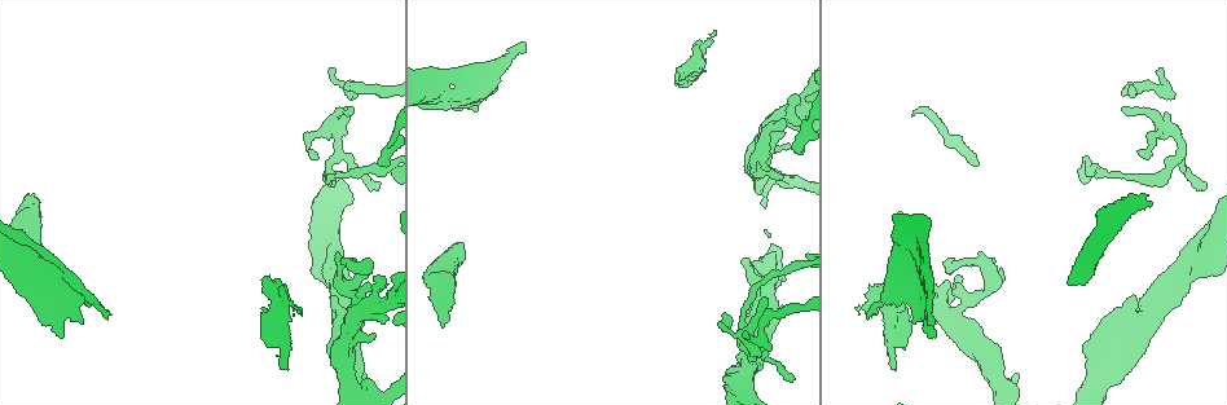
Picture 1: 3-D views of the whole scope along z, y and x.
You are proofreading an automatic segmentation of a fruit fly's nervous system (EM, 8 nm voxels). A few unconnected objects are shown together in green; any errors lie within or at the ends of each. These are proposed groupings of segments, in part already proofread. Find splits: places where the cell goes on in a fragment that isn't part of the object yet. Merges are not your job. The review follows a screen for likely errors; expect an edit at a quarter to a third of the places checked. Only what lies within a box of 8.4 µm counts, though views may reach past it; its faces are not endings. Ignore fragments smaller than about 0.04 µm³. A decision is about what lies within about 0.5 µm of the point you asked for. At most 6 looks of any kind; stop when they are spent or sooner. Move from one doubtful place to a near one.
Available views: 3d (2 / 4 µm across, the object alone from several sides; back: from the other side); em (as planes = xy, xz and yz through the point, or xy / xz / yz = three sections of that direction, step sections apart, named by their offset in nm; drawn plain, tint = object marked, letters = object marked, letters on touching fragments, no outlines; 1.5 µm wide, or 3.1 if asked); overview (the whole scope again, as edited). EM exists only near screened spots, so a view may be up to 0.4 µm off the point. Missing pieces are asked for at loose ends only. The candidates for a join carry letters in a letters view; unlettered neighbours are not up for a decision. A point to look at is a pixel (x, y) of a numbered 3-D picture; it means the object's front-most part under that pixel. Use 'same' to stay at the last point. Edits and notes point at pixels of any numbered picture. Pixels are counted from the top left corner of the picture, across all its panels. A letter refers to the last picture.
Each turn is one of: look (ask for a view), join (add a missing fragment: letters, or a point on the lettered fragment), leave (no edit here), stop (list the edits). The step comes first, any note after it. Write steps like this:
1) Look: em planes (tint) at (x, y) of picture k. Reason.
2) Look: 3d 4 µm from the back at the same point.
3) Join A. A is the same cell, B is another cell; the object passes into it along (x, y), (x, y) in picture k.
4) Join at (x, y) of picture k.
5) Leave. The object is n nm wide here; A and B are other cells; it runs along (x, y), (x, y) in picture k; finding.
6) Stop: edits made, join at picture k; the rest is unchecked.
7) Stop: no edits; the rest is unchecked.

Look: 3d 4 µm from the back at (526, 49) of picture 1. Long arm stops here.

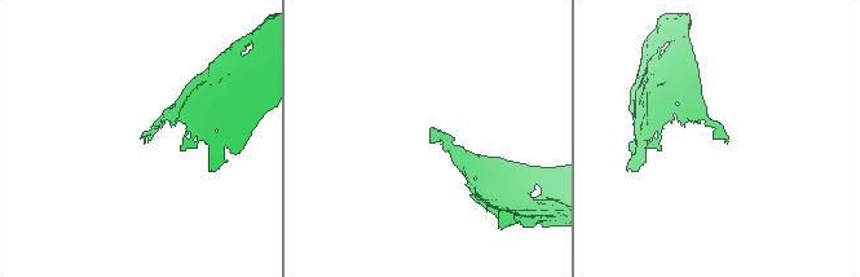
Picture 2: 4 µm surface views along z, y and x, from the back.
Look: em planes (letters) at (431, 141) of picture 2.

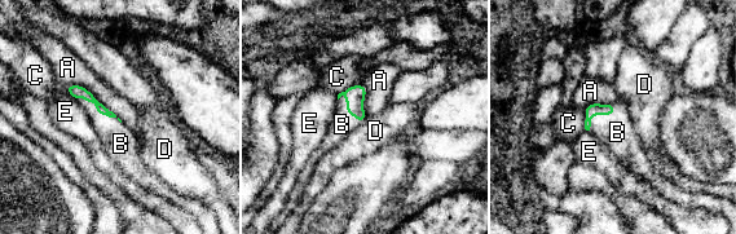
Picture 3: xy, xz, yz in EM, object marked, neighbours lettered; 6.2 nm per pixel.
Join B. The longest contact is with A, 420 nm; B is the same cell, A, C, D and E are other cells; it goes on there.

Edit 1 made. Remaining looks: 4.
Look: overview.

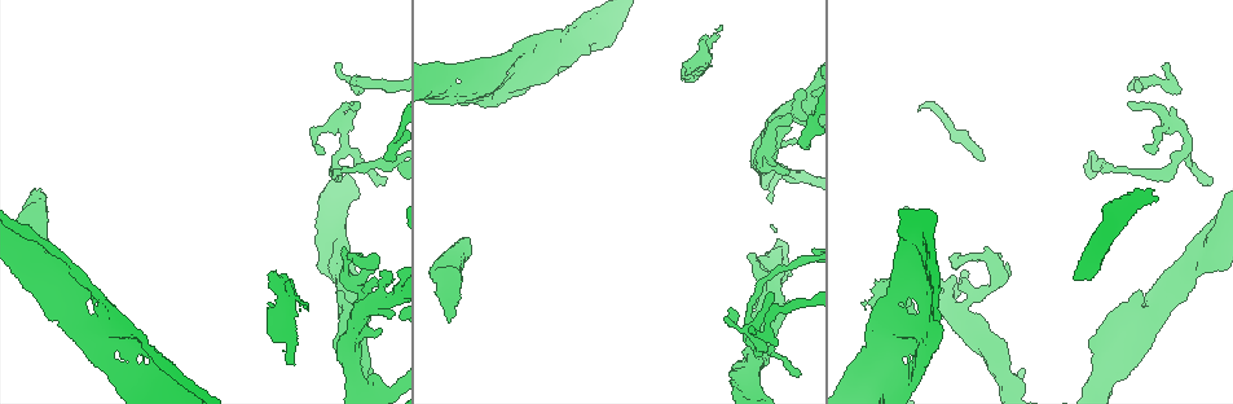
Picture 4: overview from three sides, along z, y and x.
Look: em planes (letters) at (375, 278) of picture 4. Branch stops here.

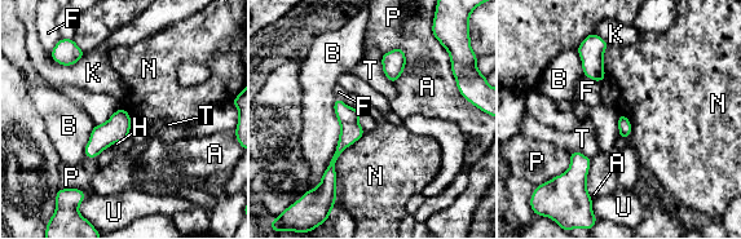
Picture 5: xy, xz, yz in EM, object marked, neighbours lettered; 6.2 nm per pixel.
Leave. The longest contact is with B, 500 nm; A, B, F, H, K, N, P, T and U are other cells; it runs along (338, 102), (345, 140), (330, 171) in picture 5; none of them fits.

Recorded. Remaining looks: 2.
Look: em planes (letters) at (354, 104) of picture 4. An open end.

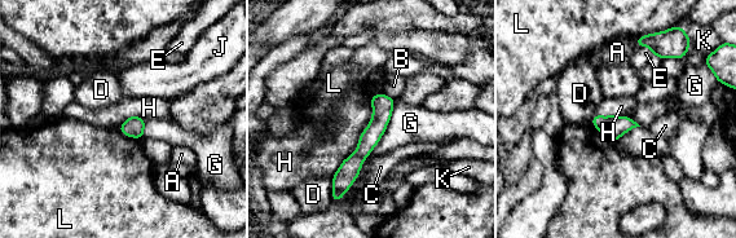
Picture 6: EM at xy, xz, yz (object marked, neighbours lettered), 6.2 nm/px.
Leave. The longest contact is with G, 750 nm; A, B, C, D, E, G, H, J, K and L are other cells; it runs along (391, 101), (339, 192) in picture 6; none of them fits.

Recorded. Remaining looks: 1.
Stop: edits made, join at picture 3; the rest is unchecked.

